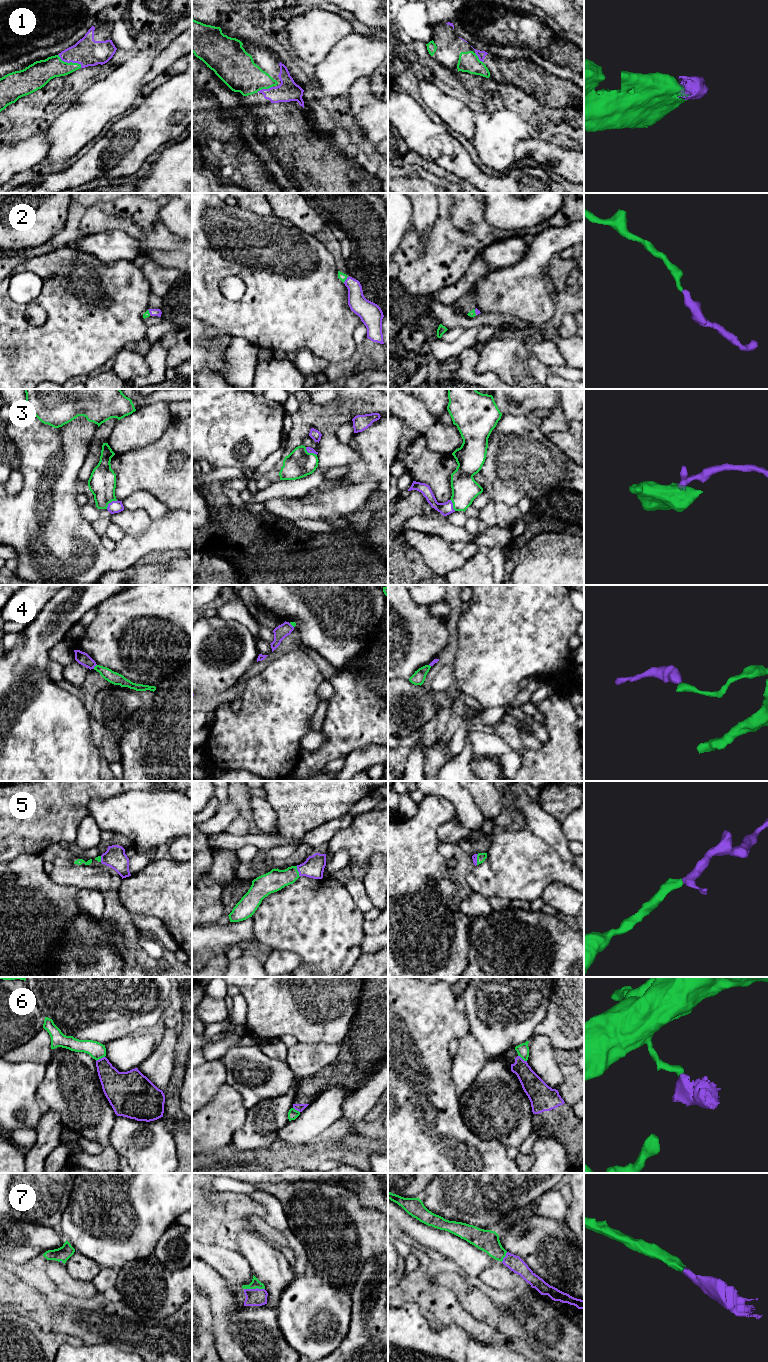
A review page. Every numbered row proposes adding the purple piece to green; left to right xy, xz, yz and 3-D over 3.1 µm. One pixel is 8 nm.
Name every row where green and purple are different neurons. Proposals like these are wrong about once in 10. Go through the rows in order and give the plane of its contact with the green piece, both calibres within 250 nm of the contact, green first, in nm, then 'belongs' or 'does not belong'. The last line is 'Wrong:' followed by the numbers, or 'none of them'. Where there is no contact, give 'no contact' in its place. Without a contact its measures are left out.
1: meets green in xy; 190 nm thick on the green side, 220 nm on the other; belongs
2: meets green in xz; 60 nm thick on the green side, 150 nm on the other; belongs
3: meets green in xy; 220 nm thick on the green side, 100 nm on the other; belongs
4: meets green in xy; 100 nm thick on the green side, 100 nm on the other; does not belong
5: meets green in xz; 170 nm thick on the green side, 170 nm on the other; belongs
6: meets green in xy; 140 nm thick on the green side, 220 nm on the other; does not belong
7: meets green in xz; 70 nm thick on the green side, 140 nm on the other; belongs
Wrong: 4, 6

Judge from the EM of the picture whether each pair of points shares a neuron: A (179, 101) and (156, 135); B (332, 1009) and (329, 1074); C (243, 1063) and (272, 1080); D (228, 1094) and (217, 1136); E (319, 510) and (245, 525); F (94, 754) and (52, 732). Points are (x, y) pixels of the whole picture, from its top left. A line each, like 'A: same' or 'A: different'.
A: same
B: different
C: same
D: same
E: different
F: same

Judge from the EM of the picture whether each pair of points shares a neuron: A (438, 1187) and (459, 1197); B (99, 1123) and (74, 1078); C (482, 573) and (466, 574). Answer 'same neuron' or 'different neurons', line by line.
A: same neuron
B: same neuron
C: same neuron

